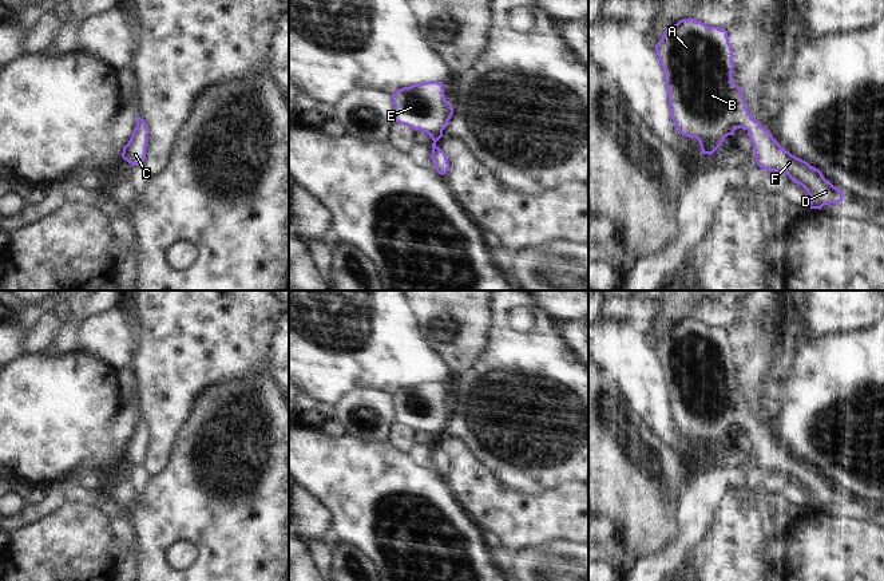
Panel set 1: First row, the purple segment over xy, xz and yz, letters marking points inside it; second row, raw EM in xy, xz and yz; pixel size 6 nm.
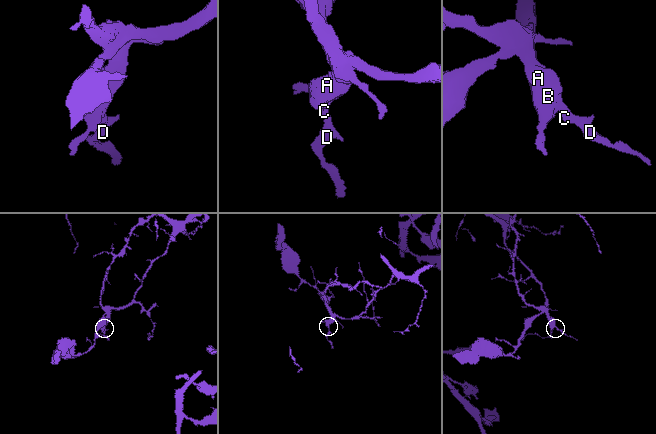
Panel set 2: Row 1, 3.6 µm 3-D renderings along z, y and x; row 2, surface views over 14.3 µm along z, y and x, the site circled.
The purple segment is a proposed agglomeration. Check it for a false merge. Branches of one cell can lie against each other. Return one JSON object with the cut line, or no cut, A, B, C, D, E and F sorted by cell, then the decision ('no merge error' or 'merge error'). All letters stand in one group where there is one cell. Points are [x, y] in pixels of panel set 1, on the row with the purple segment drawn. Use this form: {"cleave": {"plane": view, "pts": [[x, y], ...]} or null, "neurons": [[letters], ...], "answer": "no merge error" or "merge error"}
{"cleave": null, "neurons": [["A", "B", "C", "D", "E", "F"]], "answer": "no merge error"}

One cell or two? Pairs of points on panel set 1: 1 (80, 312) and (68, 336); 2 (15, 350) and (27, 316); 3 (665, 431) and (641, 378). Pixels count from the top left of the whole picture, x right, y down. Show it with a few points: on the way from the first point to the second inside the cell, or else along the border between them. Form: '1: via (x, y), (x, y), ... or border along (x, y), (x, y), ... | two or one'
1: via (76, 317), (68, 331) | one
2: via (15, 342), (15, 328), (19, 324) | one
3: via (659, 418), (646, 391) | one

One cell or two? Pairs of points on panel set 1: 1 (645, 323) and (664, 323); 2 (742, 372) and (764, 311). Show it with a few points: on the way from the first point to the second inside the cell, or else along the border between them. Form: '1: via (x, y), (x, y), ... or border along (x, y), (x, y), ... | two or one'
1: border along (665, 304), (665, 308), (647, 331) | two
2: via (752, 358), (752, 336), (757, 325) | one

